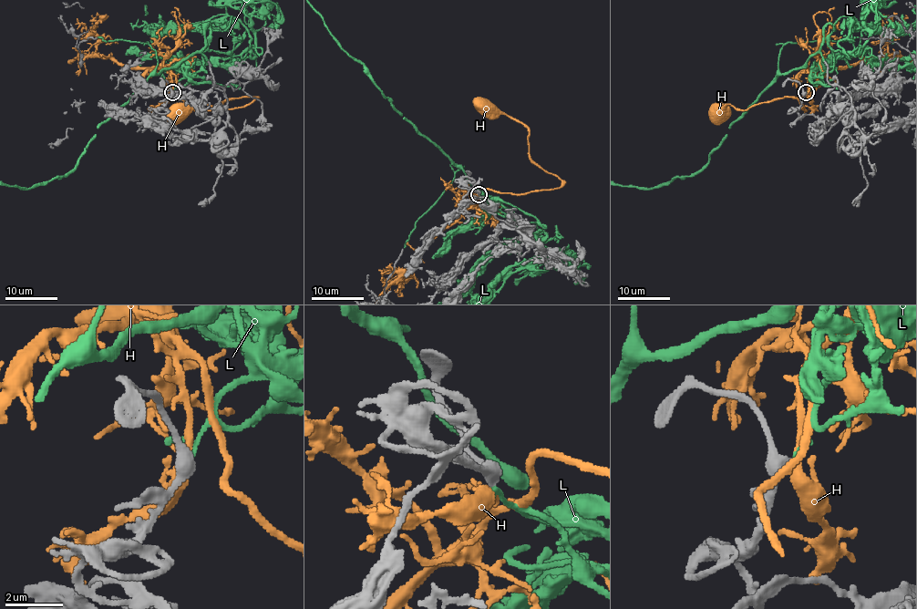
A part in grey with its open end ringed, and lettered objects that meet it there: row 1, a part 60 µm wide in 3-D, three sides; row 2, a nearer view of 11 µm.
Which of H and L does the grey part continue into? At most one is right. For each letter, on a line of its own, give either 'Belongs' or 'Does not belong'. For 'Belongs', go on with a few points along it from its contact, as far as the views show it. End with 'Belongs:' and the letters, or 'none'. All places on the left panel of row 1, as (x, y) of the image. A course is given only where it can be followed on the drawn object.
H: Does not belong
L: Belongs. Its course: (173, 93), (202, 64), (207, 39), (150, 76), (97, 128), (65, 176), (31, 188)
Belongs: L

